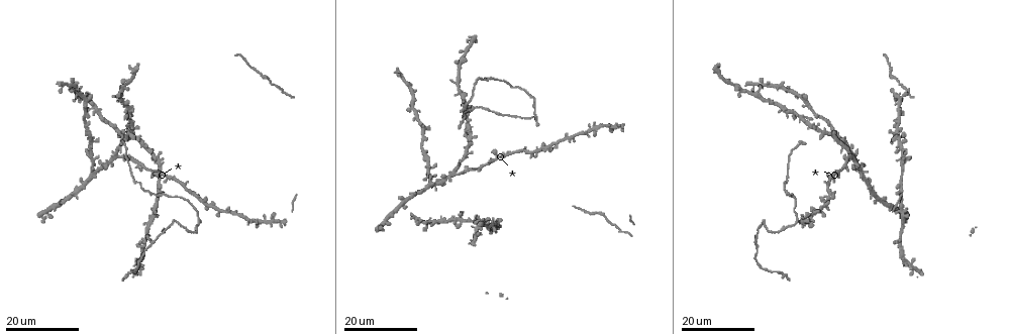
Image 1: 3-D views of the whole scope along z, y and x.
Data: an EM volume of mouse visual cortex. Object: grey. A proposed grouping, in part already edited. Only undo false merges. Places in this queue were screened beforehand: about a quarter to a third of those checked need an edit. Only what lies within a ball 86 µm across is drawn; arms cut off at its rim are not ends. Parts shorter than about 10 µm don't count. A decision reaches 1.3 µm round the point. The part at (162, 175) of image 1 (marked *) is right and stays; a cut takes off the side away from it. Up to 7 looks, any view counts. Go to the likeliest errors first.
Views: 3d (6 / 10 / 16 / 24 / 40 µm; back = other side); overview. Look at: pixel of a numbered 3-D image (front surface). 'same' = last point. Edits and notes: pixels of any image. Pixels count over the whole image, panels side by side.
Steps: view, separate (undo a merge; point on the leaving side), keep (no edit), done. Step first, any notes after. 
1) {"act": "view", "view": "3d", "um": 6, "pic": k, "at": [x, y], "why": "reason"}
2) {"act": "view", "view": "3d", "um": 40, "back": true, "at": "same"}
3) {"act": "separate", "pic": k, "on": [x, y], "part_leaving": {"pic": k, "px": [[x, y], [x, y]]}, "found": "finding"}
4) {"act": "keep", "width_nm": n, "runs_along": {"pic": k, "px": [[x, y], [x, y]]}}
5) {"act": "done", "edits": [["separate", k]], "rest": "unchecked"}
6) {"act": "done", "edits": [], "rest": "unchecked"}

{"act": "view", "view": "3d", "um": 16, "pic": 1, "at": [909, 263], "why": "sharp bend"}

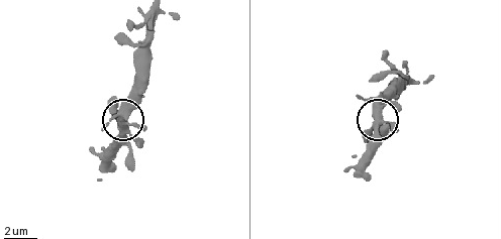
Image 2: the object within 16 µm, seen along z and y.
{"act": "view", "view": "3d", "um": 6, "pic": 2, "at": [377, 122], "why": "zoom in"}

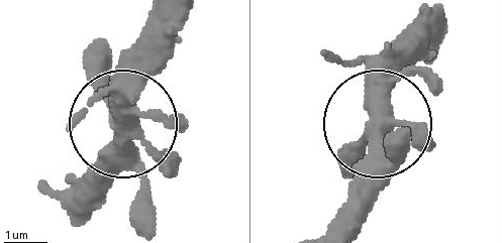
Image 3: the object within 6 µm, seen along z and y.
{"act": "keep", "width_nm": 430, "found": "all the same neuron"}

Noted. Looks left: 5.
{"act": "view", "view": "3d", "um": 16, "pic": 1, "at": [122, 137], "why": "narrows sharply"}

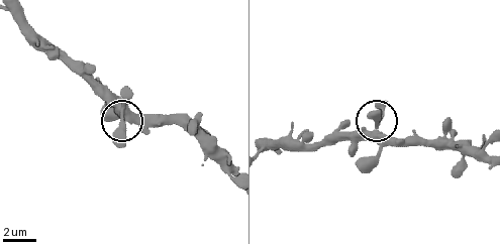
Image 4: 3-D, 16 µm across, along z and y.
{"act": "view", "view": "3d", "um": 10, "pic": 4, "at": [123, 121], "why": "closer look"}

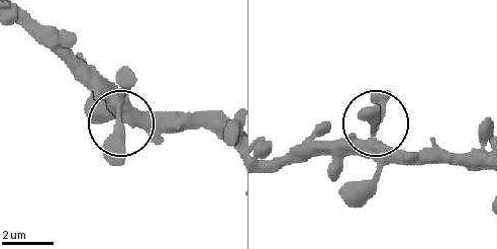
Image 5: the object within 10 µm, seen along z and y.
{"act": "keep", "found": "one neuron here"}

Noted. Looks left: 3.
{"act": "view", "view": "3d", "um": 24, "pic": 1, "at": [862, 167], "why": "four arms meet"}

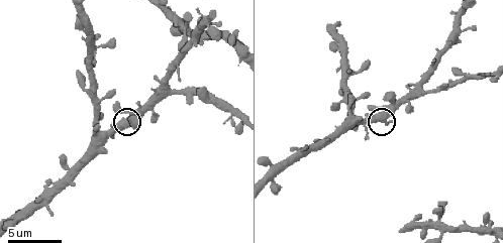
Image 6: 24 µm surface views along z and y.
{"act": "view", "view": "3d", "um": 6, "pic": 6, "at": [384, 121]}

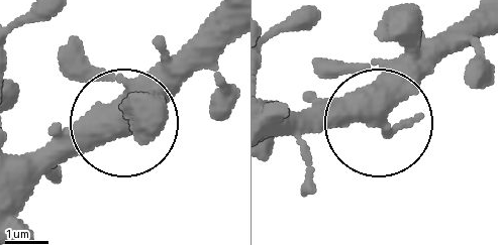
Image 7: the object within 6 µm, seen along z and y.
{"act": "keep", "side_arm_um": 51, "found": "all the same neuron"}

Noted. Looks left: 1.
{"act": "done", "edits": [], "rest": "unchecked"}

